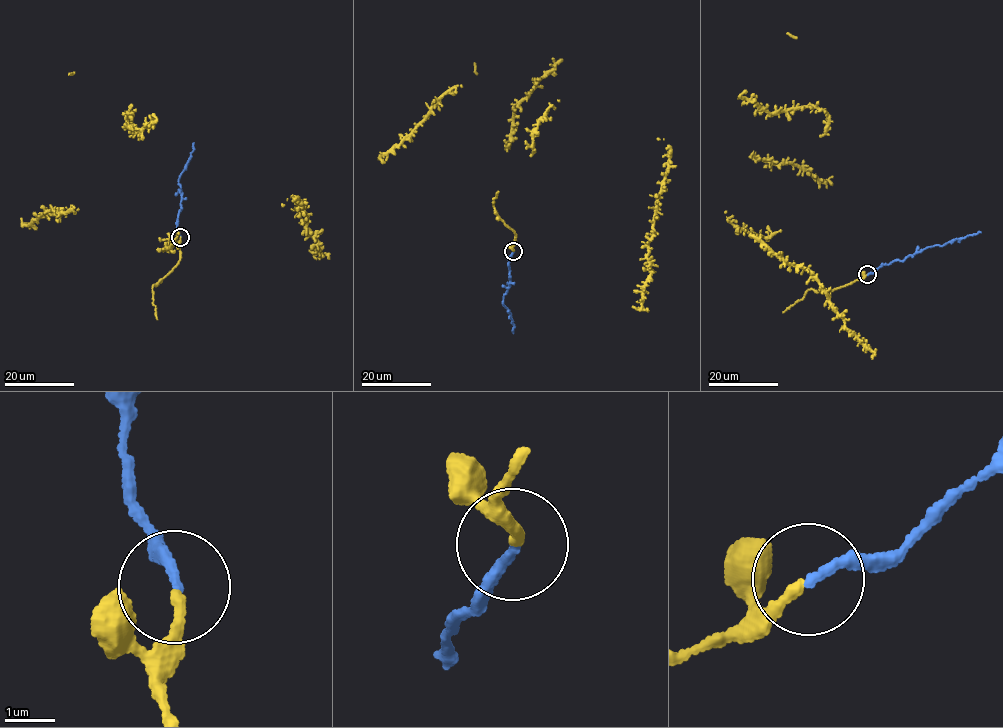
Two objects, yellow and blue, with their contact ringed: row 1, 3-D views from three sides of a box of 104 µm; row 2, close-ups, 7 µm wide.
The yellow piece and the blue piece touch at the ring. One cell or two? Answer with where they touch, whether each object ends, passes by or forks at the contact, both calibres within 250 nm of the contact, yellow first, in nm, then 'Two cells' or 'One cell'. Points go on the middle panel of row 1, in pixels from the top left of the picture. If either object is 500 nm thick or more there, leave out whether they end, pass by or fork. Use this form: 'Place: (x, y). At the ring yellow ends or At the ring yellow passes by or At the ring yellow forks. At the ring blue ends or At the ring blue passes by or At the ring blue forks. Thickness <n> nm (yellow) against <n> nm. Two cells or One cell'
Place: (513, 251). At the ring yellow ends. At the ring blue ends. Thickness 200 nm (yellow) against 200 nm. One cell

